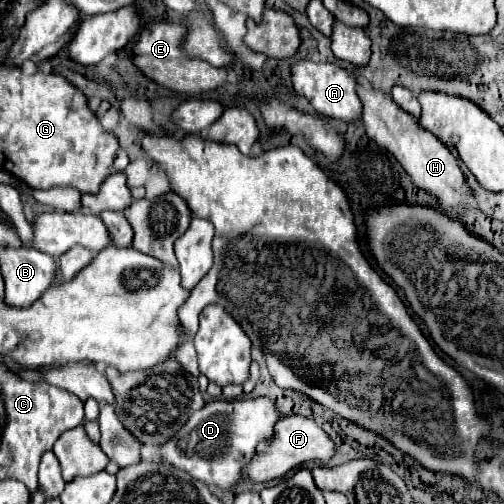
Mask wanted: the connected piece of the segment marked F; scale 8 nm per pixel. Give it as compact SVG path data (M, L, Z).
M301 415L281 417L281 421L277 421L273 441L263 443L261 447L257 447L257 457L253 459L253 465L249 465L249 469L245 469L245 477L251 477L251 481L267 483L267 481L285 477L287 471L301 465L303 461L327 463L333 455L335 455L333 439L313 419L301 417Z

